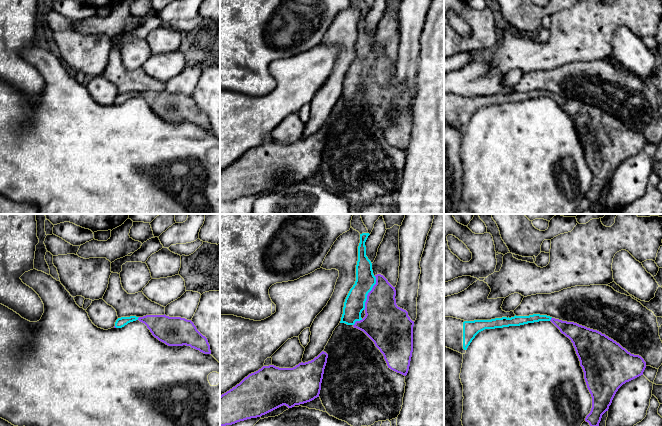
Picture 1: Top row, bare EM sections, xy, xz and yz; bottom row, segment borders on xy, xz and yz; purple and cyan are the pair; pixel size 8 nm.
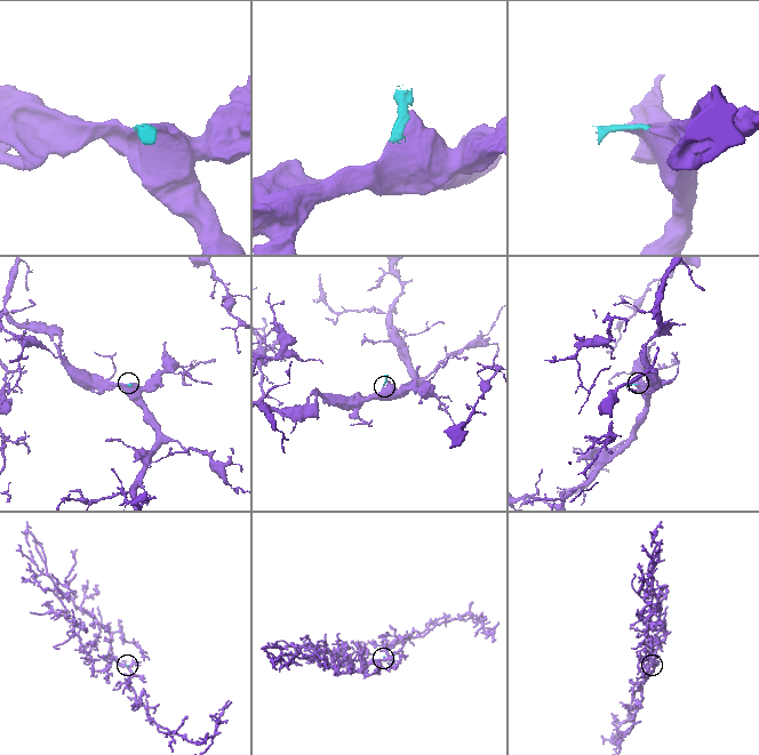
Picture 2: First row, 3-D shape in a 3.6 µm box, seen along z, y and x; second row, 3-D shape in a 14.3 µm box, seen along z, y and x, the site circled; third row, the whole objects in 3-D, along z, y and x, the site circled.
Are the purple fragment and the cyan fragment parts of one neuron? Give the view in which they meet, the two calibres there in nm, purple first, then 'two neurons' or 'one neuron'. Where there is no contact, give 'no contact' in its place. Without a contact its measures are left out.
contact in xz; calibres 300 and 170 nm; one neuron

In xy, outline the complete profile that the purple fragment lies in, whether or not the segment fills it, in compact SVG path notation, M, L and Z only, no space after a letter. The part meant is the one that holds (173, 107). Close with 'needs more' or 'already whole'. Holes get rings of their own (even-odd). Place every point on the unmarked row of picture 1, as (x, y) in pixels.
M146 91L143 93L121 93L115 98L116 104L122 104L130 98L139 96L144 99L152 111L168 122L190 122L204 130L211 130L210 121L205 112L191 96L164 91Z; needs more

